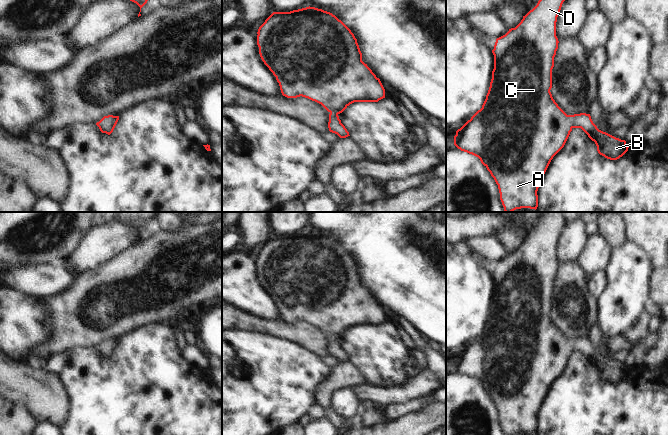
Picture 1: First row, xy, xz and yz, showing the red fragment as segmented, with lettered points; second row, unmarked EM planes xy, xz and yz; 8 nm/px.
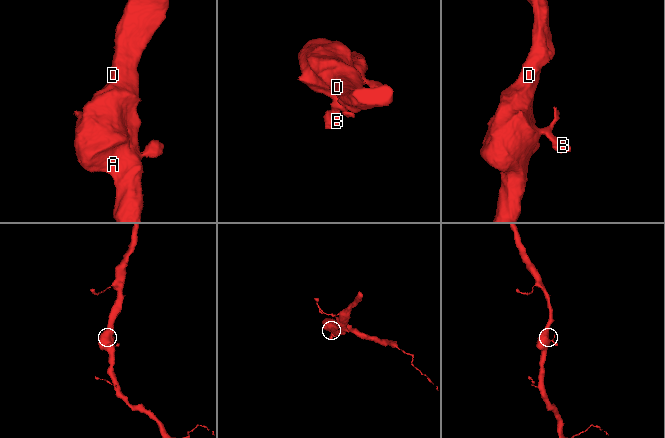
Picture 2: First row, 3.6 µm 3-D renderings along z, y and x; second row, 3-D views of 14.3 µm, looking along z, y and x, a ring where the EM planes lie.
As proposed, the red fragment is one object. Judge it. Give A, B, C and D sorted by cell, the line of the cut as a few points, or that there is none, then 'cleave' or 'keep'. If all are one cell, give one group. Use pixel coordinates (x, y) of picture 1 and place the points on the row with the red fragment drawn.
A B C D | no cut | keep

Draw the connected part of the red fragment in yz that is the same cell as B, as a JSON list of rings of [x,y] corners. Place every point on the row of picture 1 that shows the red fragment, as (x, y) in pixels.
[[[539,0],[521,22],[496,39],[494,69],[482,108],[454,136],[454,145],[478,157],[498,185],[505,212],[537,209],[537,191],[553,157],[564,147],[573,128],[581,128],[595,142],[600,155],[617,160],[628,151],[625,140],[597,128],[590,114],[567,115],[550,92],[558,49],[556,22],[565,0]]]

